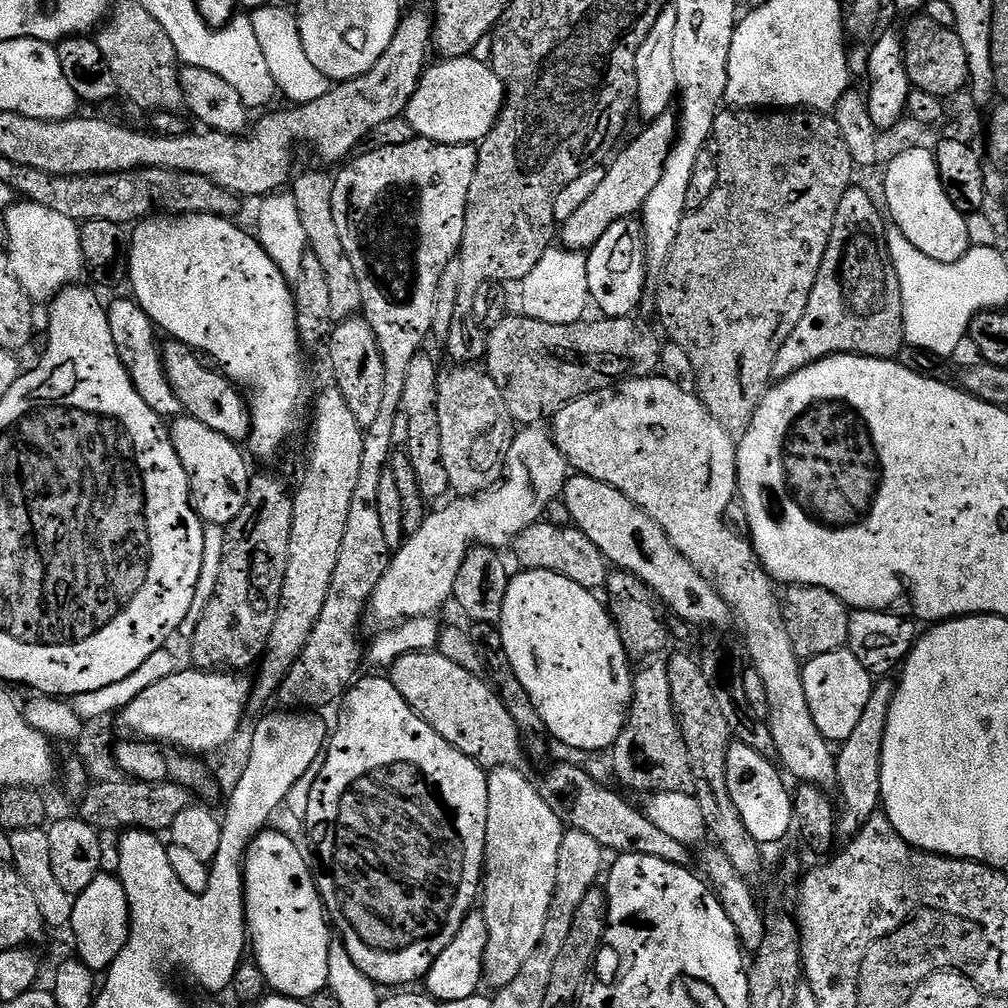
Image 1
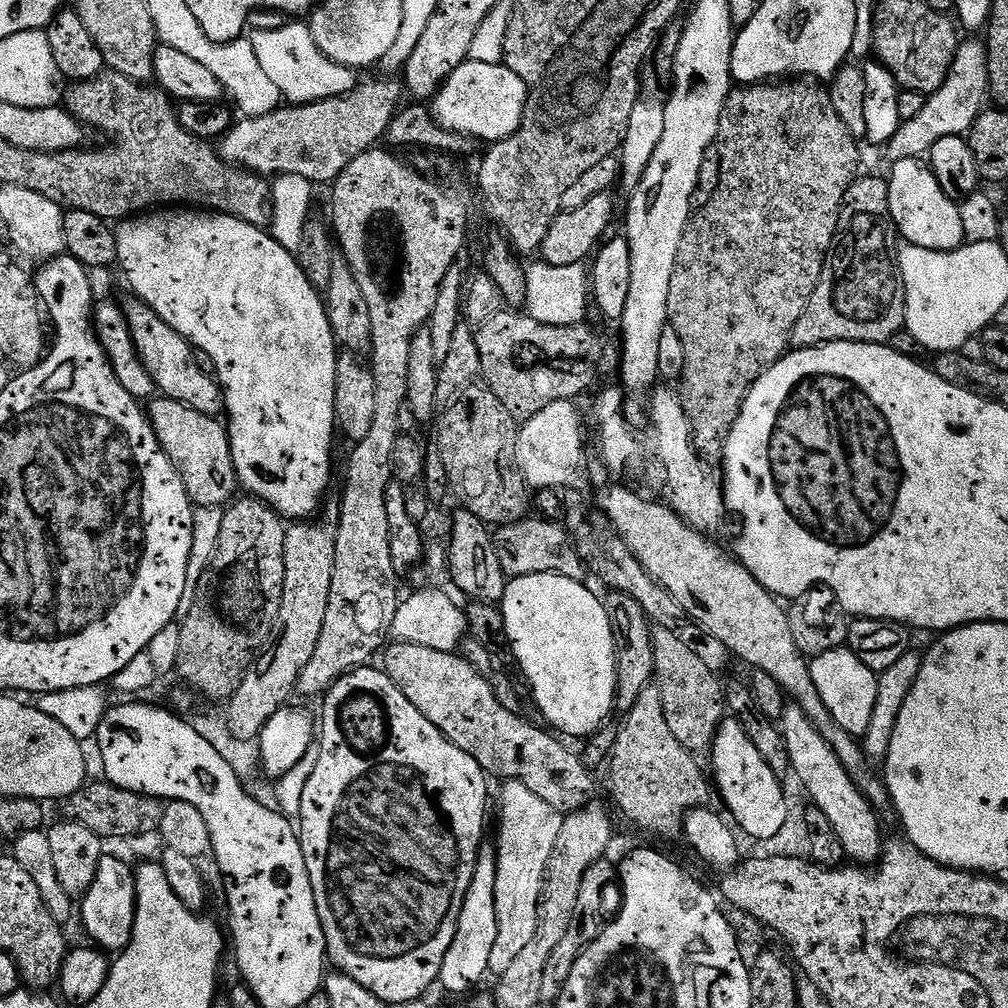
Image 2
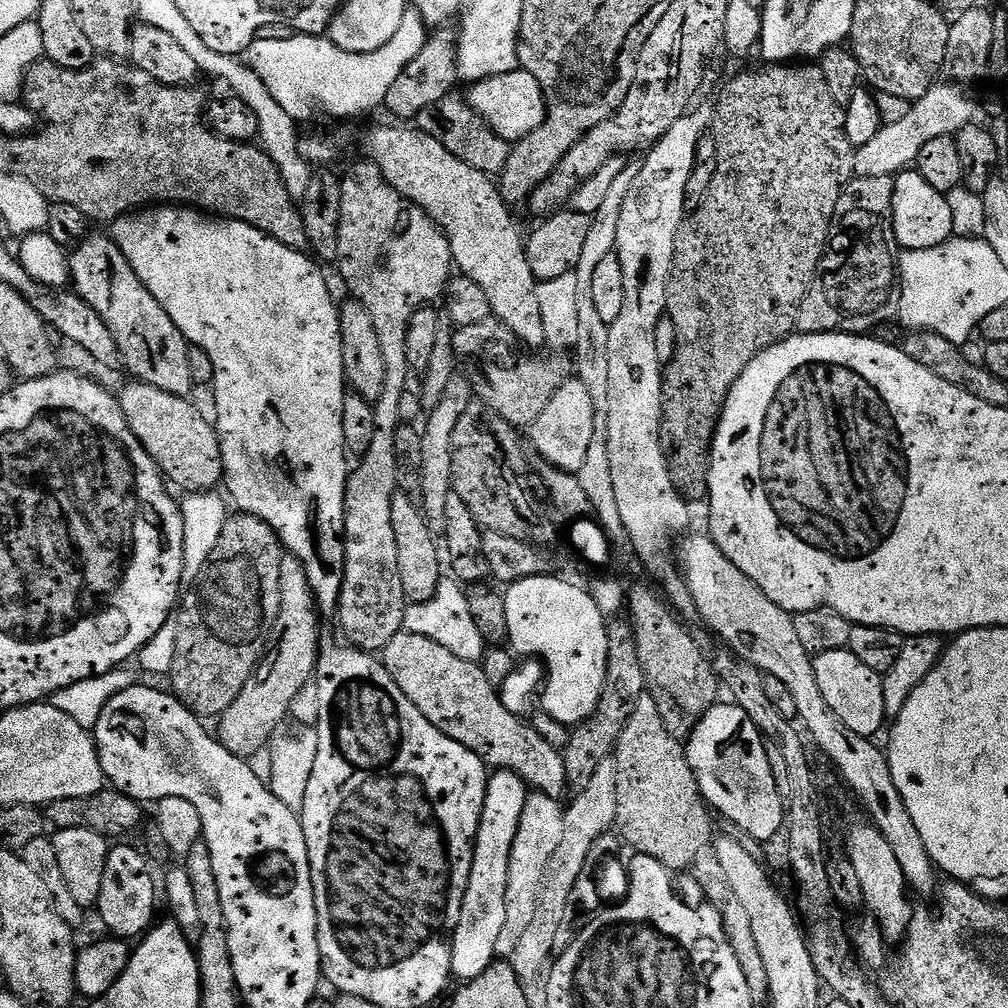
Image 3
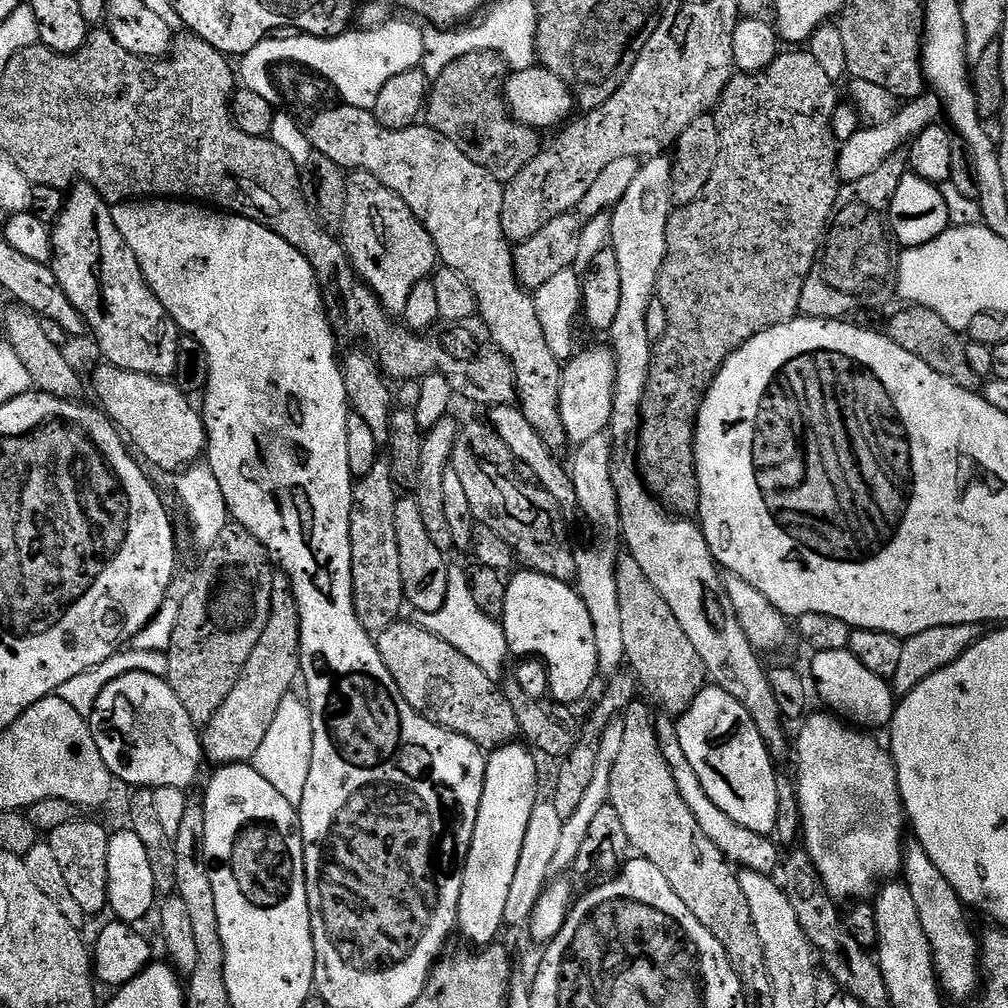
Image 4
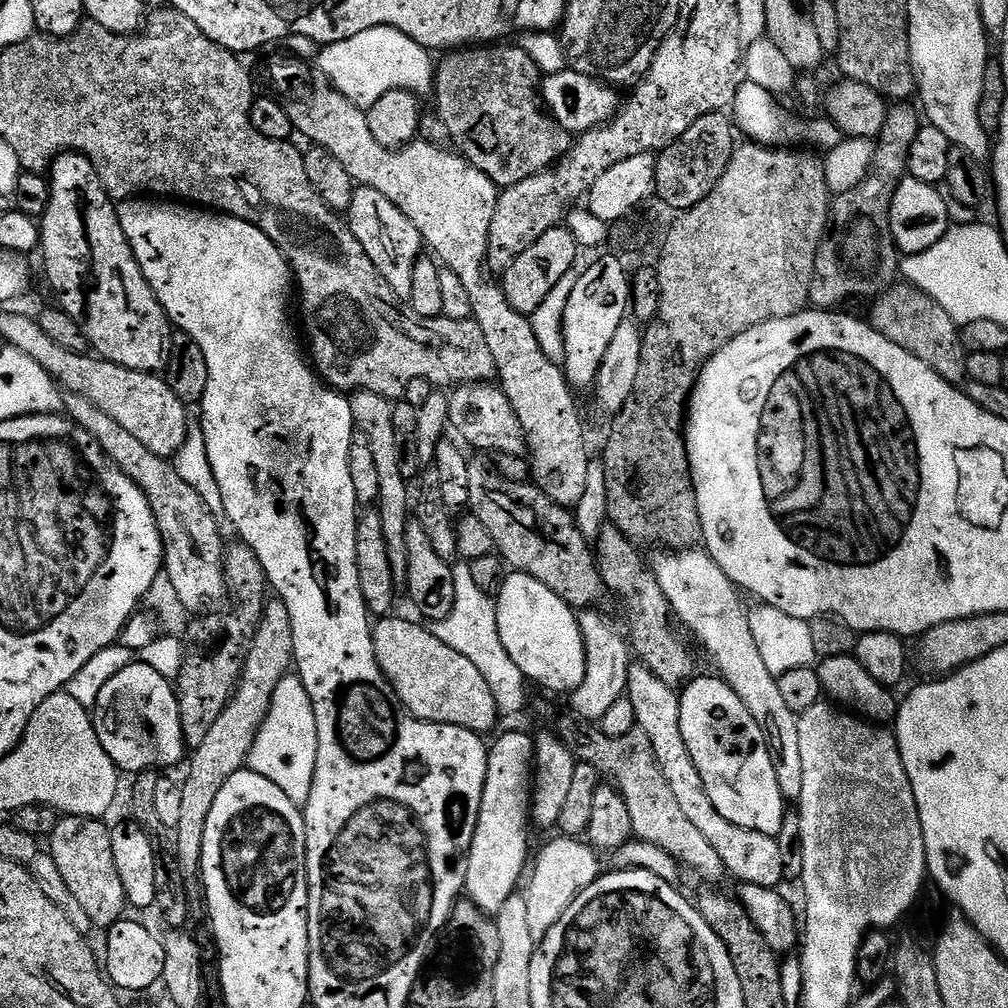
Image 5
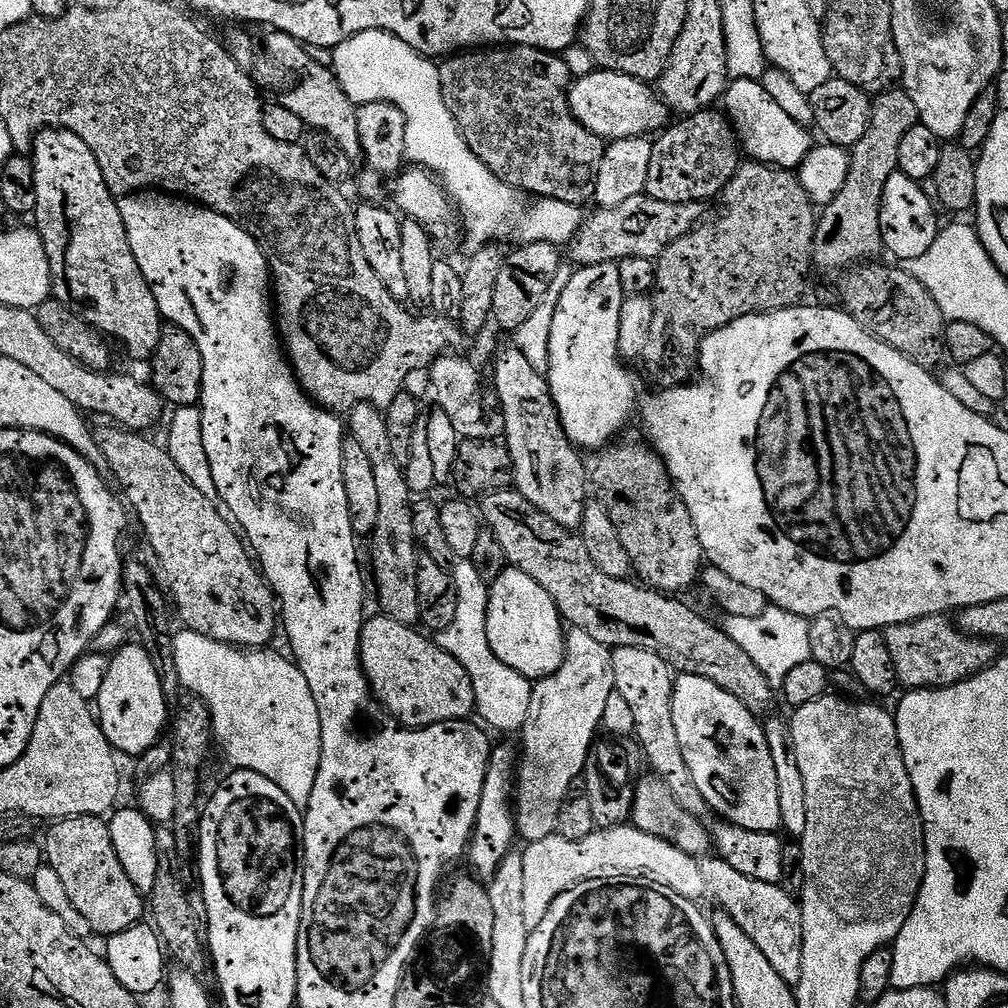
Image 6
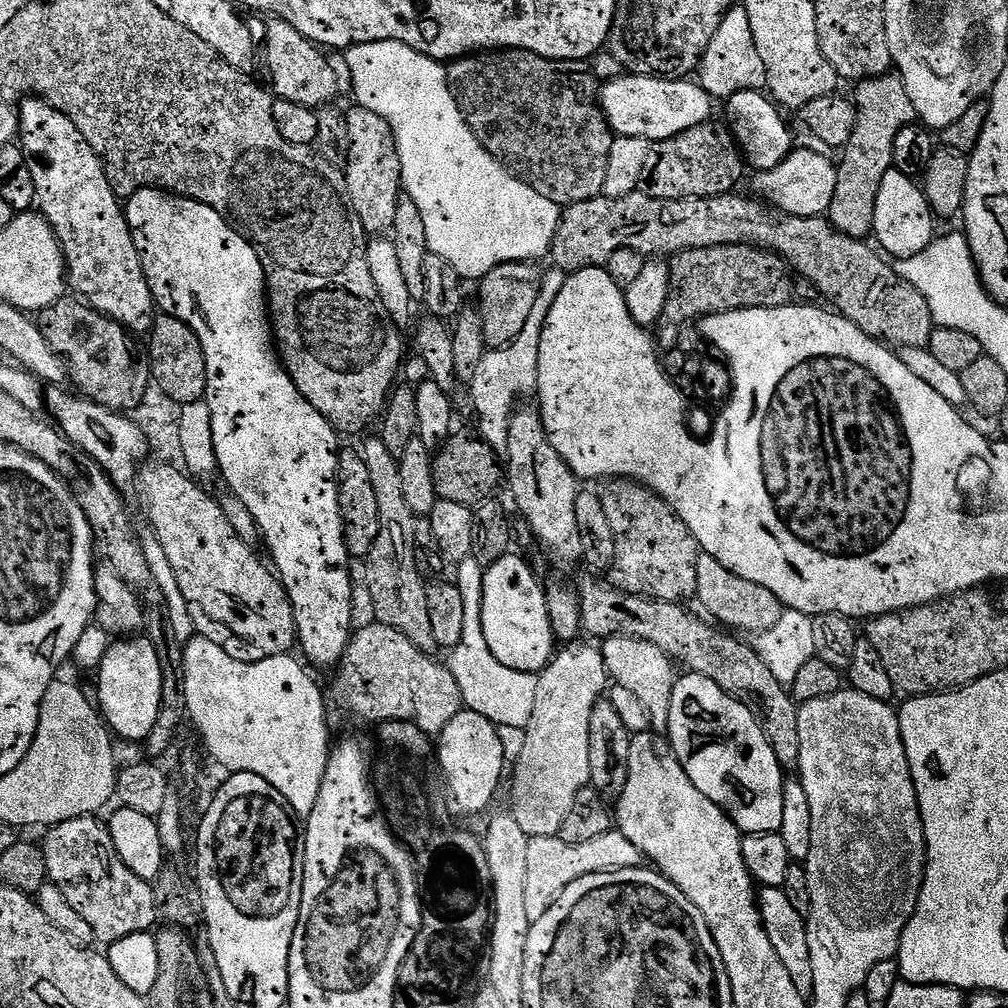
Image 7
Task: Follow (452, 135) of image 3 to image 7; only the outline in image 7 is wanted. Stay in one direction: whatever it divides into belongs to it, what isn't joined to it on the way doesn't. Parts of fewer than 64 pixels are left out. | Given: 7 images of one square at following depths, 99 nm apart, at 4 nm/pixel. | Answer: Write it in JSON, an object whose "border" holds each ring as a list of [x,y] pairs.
{"border":[[[501,48],[499,50],[485,50],[462,56],[459,60],[451,61],[447,65],[446,71],[448,73],[448,84],[452,88],[454,98],[462,110],[465,122],[471,126],[472,132],[480,139],[484,149],[492,156],[495,156],[512,175],[524,180],[534,190],[538,190],[538,194],[542,194],[542,198],[550,198],[550,202],[561,206],[586,202],[587,200],[593,200],[595,196],[604,195],[606,166],[610,158],[610,146],[614,139],[614,133],[598,103],[598,81],[596,75],[590,71],[589,65],[585,61],[551,60],[550,58],[542,58],[530,50]]]}

